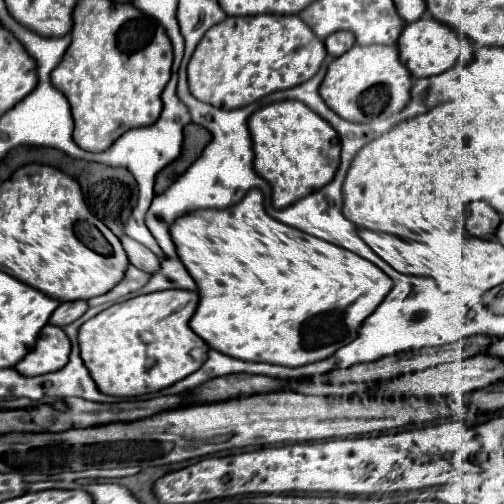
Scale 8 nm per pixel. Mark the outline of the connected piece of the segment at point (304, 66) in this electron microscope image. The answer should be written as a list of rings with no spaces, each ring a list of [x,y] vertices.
[[[254,15],[254,17],[226,17],[220,25],[208,29],[208,33],[200,39],[190,63],[188,63],[188,87],[198,101],[220,109],[238,109],[258,101],[264,95],[274,91],[290,89],[292,85],[300,85],[308,81],[322,65],[326,57],[324,43],[312,33],[312,29],[302,23],[298,15]]]

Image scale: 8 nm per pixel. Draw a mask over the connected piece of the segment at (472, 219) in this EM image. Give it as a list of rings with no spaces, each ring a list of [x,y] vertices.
[[[474,201],[470,203],[470,215],[466,217],[466,229],[470,235],[480,237],[480,239],[490,239],[498,225],[500,225],[502,217],[484,201]]]

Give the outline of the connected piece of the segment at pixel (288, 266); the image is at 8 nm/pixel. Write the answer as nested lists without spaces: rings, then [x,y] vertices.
[[[258,189],[248,191],[238,205],[228,209],[202,209],[176,219],[170,235],[180,261],[198,285],[200,303],[190,327],[208,347],[234,359],[284,367],[302,367],[328,359],[358,337],[364,319],[376,311],[392,289],[392,279],[374,263],[268,217]]]

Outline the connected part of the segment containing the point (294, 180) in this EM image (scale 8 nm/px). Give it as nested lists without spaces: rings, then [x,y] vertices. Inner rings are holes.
[[[278,101],[250,115],[254,171],[272,187],[272,205],[284,209],[308,193],[328,185],[340,165],[338,133],[300,101]]]

